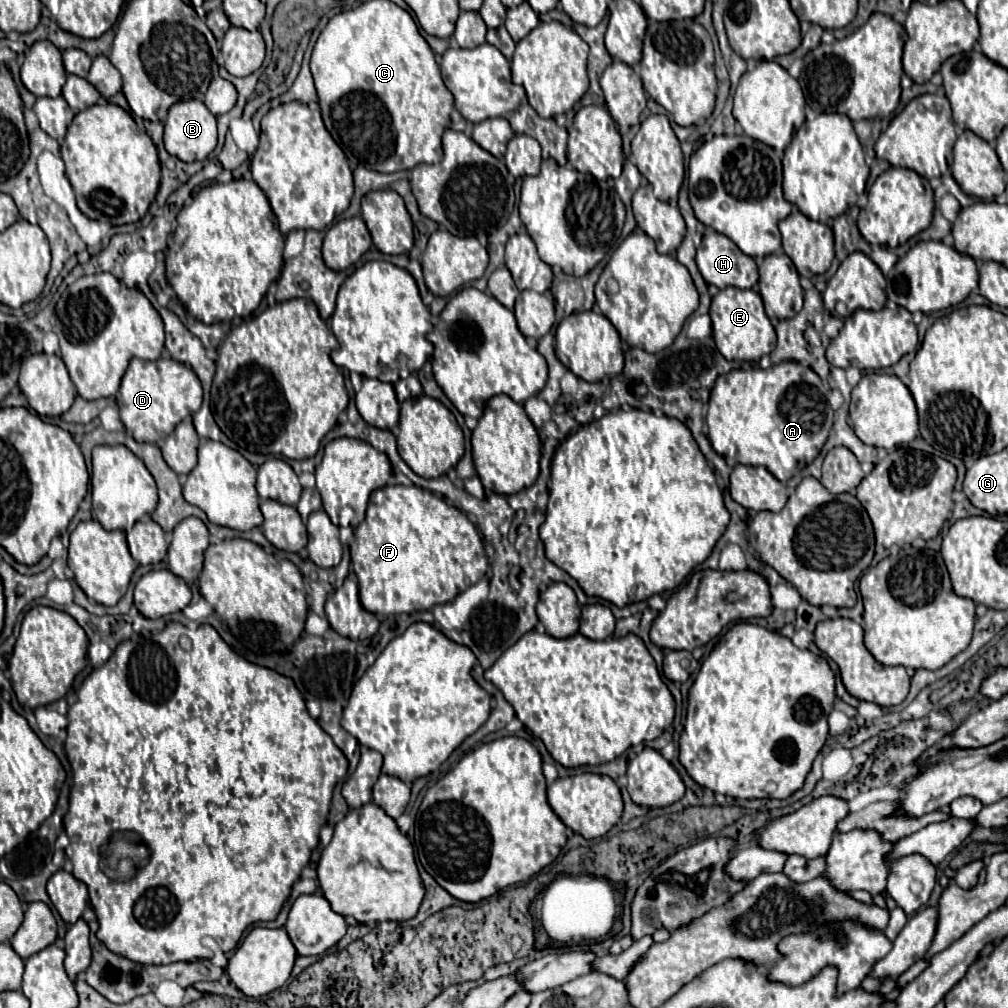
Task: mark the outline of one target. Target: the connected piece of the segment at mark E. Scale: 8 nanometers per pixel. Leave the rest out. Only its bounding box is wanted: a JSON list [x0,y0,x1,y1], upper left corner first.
[710,287,776,361]

